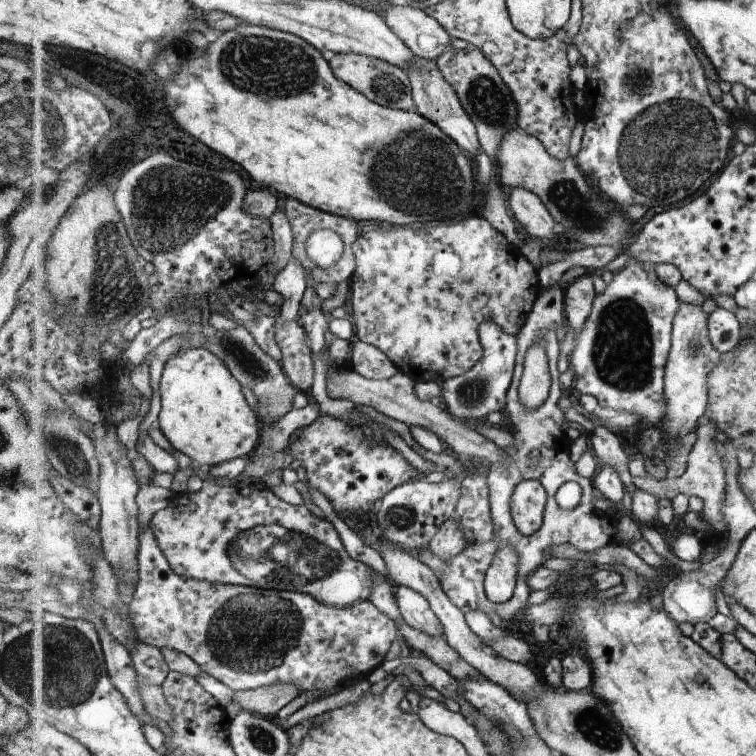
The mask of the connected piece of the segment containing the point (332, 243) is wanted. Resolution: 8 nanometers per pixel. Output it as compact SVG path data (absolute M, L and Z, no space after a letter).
M318 230L307 239L306 249L310 258L325 269L343 256L343 240L332 230Z

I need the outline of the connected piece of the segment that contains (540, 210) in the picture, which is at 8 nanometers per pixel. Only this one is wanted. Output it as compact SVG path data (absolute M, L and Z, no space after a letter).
M512 187L509 206L527 232L537 238L553 238L559 229L545 203L528 188Z

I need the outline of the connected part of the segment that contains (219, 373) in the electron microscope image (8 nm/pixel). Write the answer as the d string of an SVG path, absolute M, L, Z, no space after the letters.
M185 347L170 356L160 379L159 429L193 462L215 466L252 455L259 444L259 418L243 396L242 384L208 348Z

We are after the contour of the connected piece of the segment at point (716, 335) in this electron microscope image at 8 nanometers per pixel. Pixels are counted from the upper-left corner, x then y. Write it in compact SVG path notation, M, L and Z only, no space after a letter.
M721 307L710 314L708 327L710 338L720 353L733 351L742 335L742 324L738 316Z

